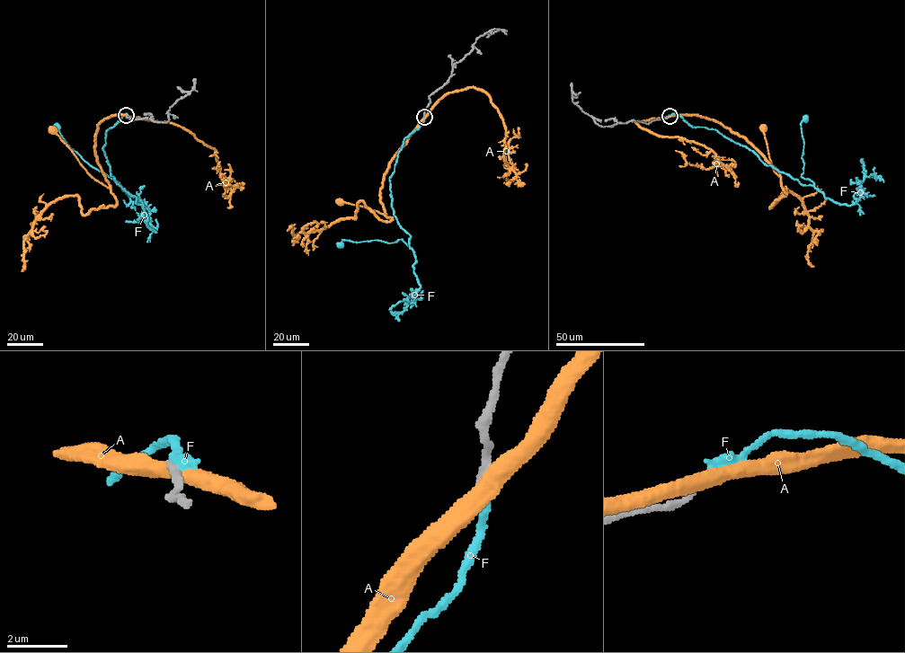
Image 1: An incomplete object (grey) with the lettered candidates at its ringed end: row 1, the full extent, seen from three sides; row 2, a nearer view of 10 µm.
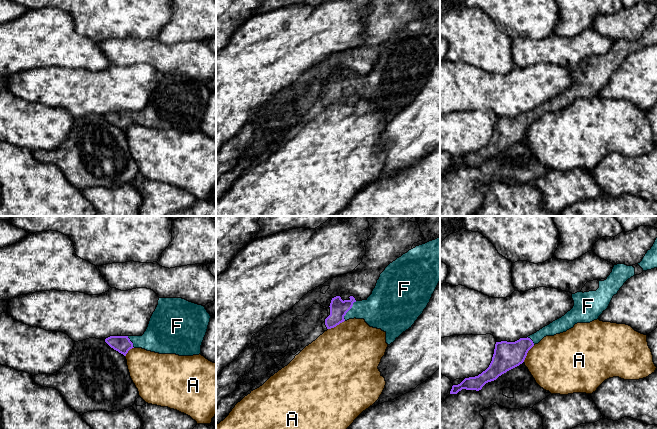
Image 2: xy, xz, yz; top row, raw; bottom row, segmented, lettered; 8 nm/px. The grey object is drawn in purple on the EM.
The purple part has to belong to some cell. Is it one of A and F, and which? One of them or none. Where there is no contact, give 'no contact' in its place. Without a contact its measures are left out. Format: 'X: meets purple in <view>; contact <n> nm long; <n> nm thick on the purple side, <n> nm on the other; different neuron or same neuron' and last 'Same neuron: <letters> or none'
A: meets purple in xz; contact 150 nm long; 140 nm thick on the purple side, 480 nm on the other; different neuron
F: meets purple in xz; contact 190 nm long; 140 nm thick on the purple side, 280 nm on the other; same neuron
Same neuron: F

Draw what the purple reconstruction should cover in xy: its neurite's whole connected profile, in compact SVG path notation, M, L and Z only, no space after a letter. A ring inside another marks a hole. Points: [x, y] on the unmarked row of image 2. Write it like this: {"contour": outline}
{"contour": "M159 74L142 112L110 112L105 118L124 132L132 124L159 130L199 131L210 94L202 81L182 74Z"}

